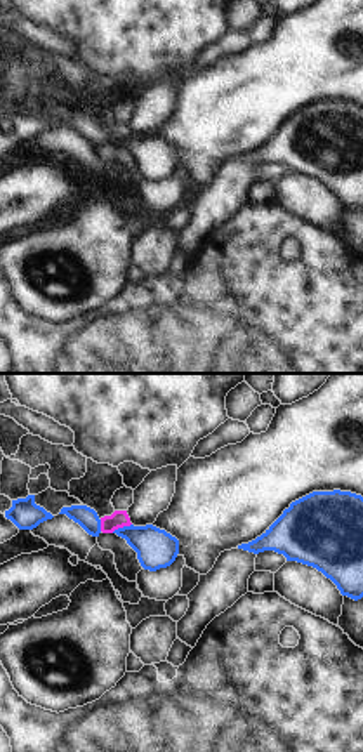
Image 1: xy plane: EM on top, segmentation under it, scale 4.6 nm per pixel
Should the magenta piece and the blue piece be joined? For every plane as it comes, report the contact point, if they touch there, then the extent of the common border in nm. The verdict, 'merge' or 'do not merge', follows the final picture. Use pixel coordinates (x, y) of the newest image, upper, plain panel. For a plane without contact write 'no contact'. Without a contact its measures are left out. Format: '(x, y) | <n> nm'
(120, 138) | 100 nm

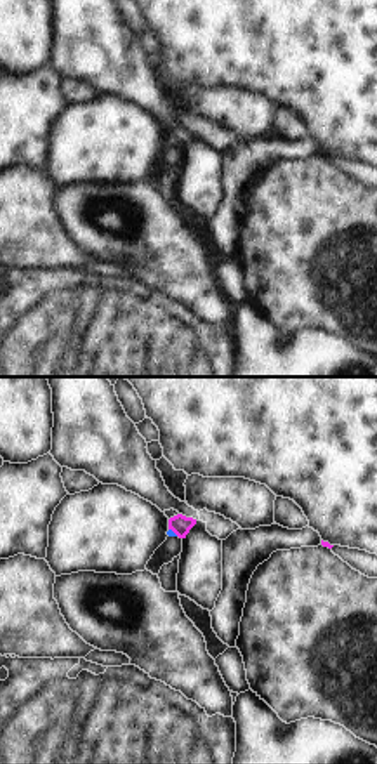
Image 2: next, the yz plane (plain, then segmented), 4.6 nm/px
(174, 143) | 60 nm

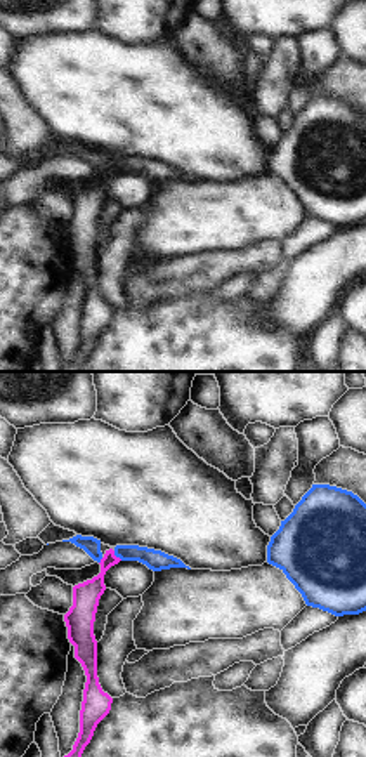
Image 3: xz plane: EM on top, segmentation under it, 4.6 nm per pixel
(115, 167) | 60 nm

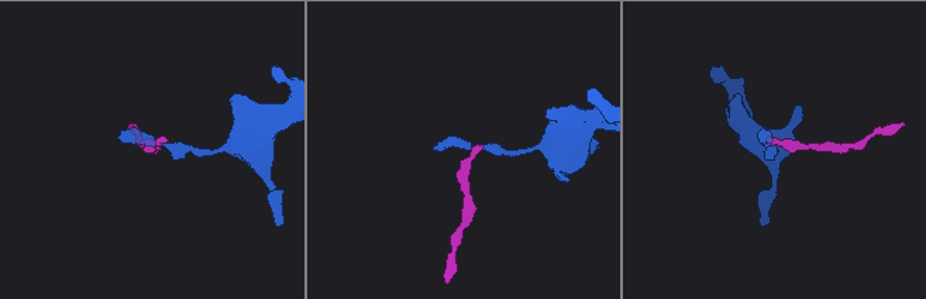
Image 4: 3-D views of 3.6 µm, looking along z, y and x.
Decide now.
do not merge

